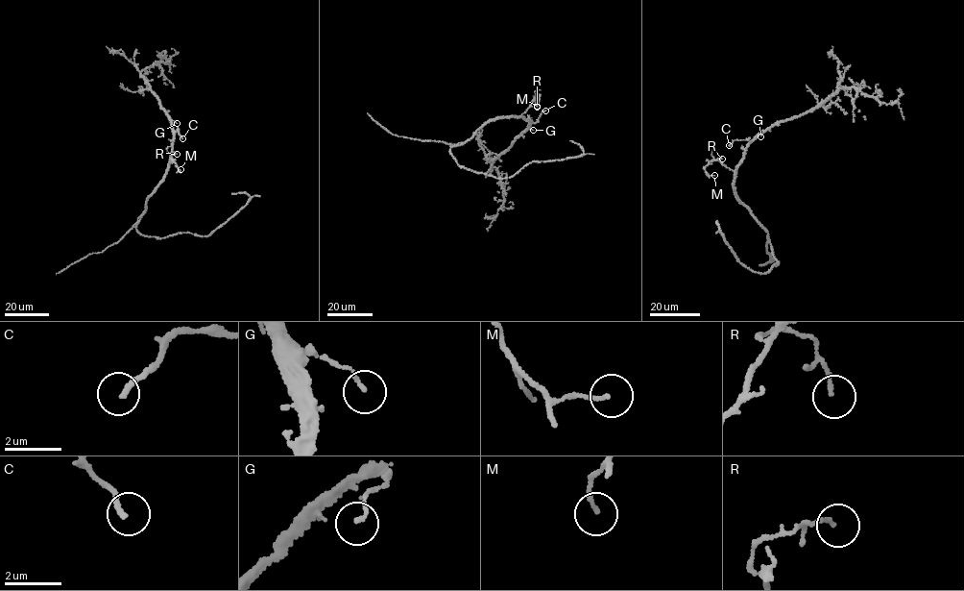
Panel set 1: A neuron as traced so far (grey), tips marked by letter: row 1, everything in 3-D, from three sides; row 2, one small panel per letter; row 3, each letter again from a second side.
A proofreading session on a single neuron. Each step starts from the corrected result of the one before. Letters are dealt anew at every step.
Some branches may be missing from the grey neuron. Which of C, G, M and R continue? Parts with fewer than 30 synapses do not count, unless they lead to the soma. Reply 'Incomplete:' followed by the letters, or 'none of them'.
Incomplete: none of them

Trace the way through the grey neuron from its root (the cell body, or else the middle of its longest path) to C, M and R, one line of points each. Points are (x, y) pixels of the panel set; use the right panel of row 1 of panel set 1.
C: (737, 196), (734, 185), (736, 167), (750, 141), (735, 140), (729, 145)
M: (737, 196), (734, 185), (734, 171), (717, 160), (711, 160), (705, 170), (714, 175)
R: (737, 196), (734, 185), (735, 172), (718, 158), (722, 159)

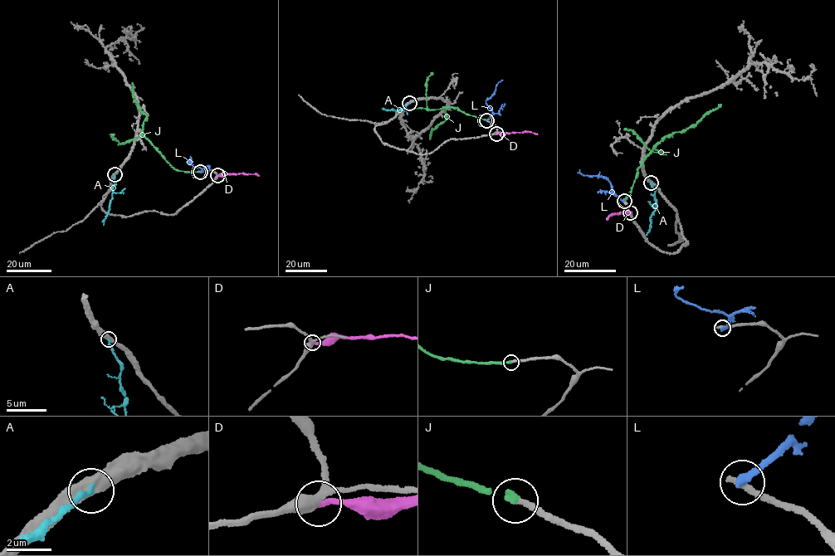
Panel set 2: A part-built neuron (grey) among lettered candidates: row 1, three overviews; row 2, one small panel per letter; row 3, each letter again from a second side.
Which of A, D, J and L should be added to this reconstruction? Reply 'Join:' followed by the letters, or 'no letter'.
Join: J

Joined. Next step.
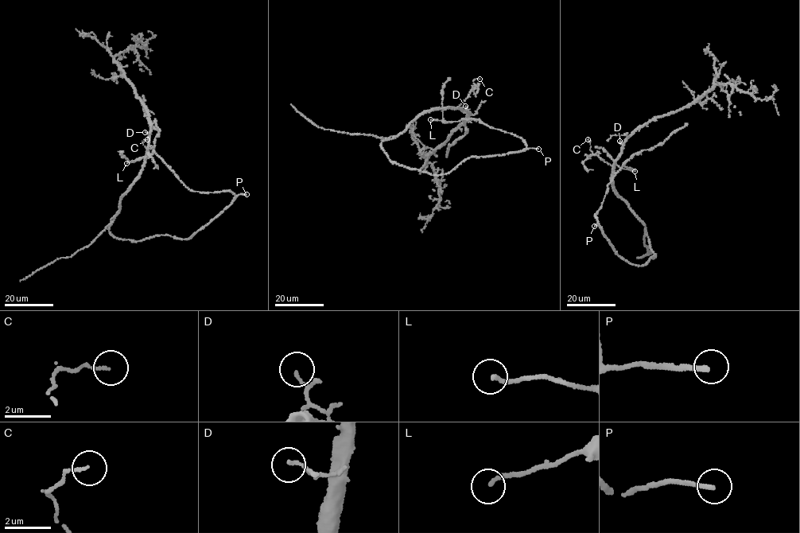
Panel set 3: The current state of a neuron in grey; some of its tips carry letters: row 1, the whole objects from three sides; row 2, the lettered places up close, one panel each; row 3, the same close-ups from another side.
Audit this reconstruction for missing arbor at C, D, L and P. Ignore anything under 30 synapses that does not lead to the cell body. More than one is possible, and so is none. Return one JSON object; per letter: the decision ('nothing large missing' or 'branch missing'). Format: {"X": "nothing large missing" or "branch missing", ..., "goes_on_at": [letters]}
{"C": "nothing large missing", "D": "nothing large missing", "L": "nothing large missing", "P": "branch missing", "goes_on_at": ["P"]}

